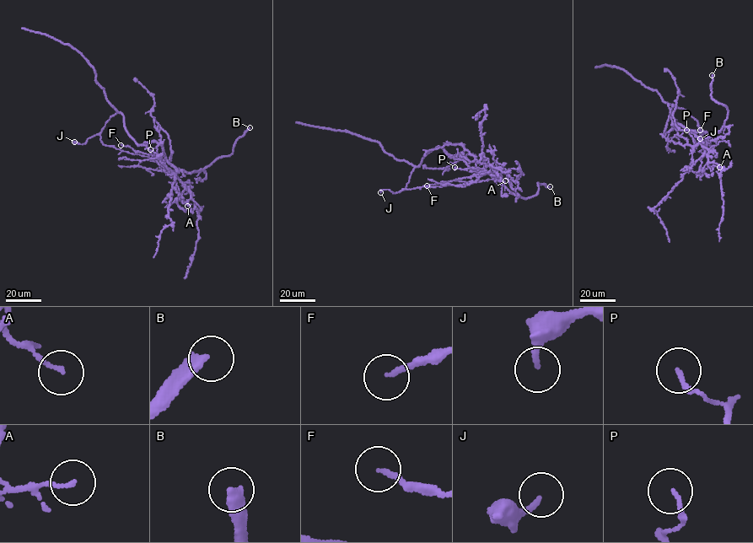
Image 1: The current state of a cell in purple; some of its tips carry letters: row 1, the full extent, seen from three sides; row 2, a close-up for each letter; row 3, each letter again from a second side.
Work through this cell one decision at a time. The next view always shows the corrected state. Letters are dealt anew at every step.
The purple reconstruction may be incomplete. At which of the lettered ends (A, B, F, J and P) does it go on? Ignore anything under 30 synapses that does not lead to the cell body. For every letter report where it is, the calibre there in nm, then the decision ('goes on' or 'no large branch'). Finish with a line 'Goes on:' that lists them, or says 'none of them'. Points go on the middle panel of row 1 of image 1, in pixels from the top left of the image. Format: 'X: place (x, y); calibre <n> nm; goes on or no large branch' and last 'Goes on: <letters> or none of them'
A: place (505, 180); calibre 140 nm; no large branch
B: place (550, 186); calibre 380 nm; goes on
F: place (427, 185); calibre 170 nm; no large branch
J: place (380, 192); calibre 200 nm; goes on
P: place (454, 167); calibre 110 nm; no large branch
Goes on: B, J

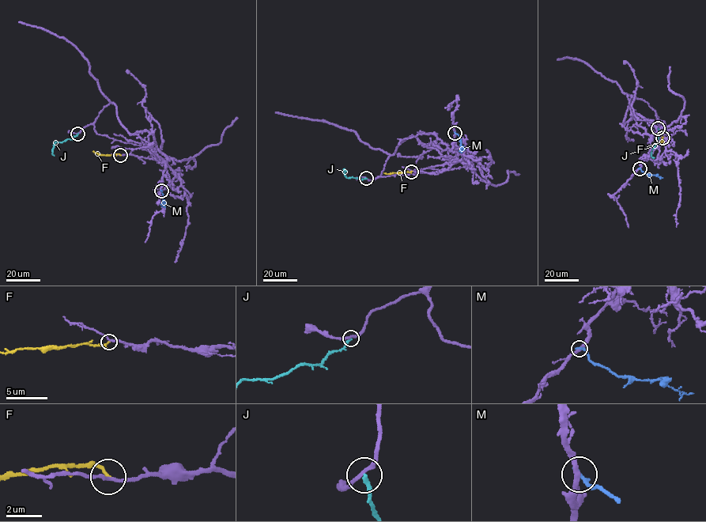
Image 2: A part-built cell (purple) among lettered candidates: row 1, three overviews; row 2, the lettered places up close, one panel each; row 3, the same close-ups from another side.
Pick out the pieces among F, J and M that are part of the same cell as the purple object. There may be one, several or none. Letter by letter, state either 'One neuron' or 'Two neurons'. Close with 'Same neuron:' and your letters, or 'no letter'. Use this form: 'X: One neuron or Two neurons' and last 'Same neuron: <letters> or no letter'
F: One neuron
J: Two neurons
M: Two neurons
Same neuron: F

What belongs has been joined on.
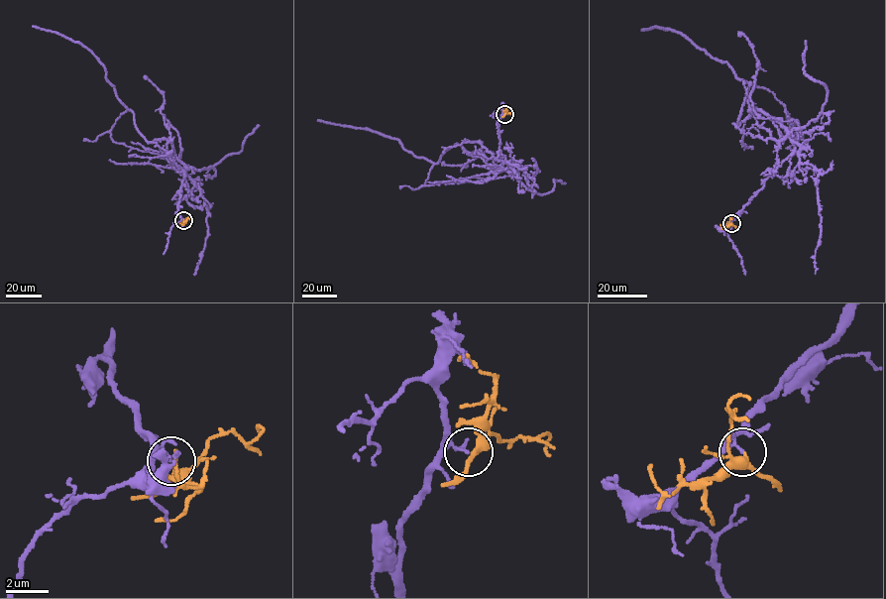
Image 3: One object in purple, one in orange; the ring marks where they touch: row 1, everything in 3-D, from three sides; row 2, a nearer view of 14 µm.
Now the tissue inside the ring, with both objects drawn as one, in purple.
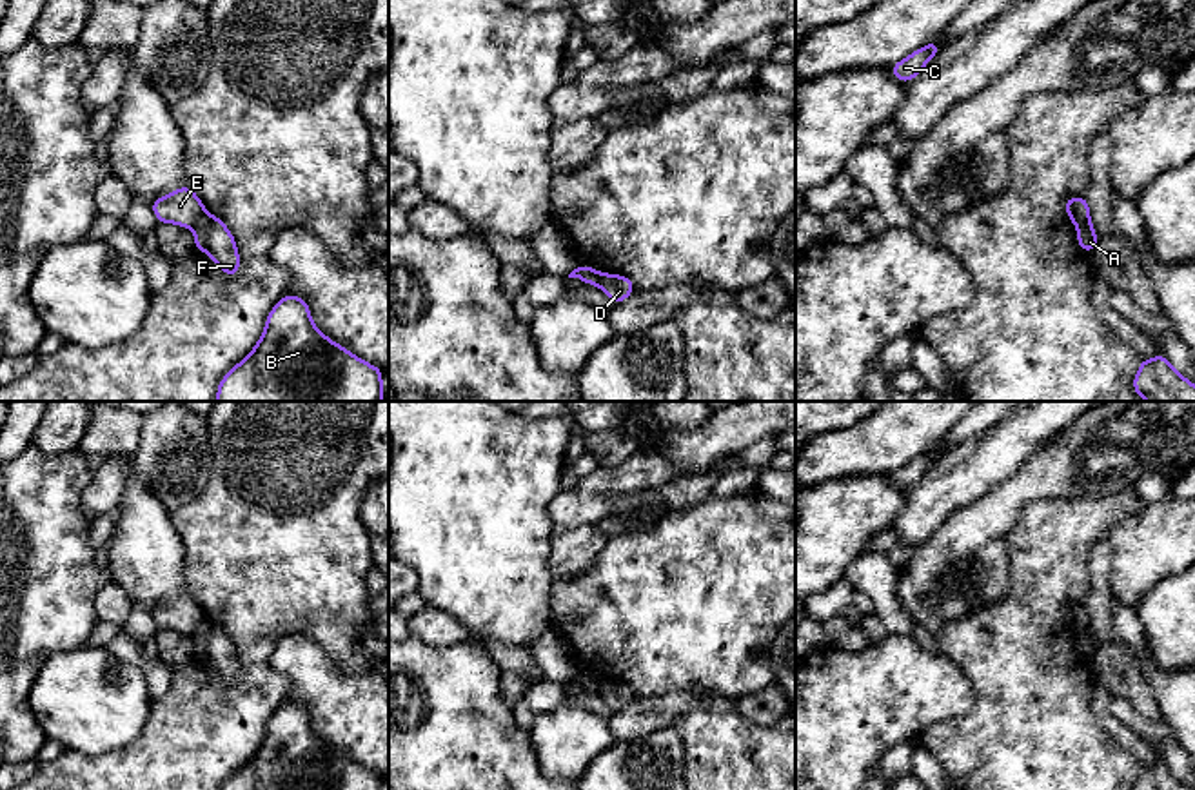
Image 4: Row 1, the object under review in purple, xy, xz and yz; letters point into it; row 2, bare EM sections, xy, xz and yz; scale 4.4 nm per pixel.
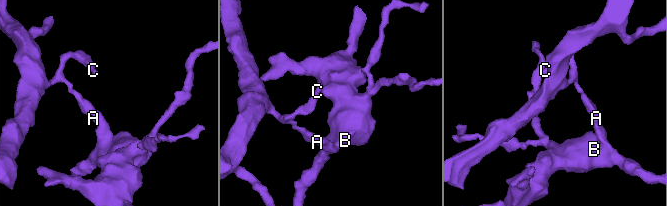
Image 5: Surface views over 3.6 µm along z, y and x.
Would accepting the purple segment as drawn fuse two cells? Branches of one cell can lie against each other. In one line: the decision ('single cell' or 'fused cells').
fused cells

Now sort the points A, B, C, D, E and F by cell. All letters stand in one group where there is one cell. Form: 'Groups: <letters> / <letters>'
Groups: A B D F / C E

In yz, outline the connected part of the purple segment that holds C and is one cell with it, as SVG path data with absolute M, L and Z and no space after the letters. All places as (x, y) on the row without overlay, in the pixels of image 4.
M935 445L924 452L919 454L917 458L914 458L910 463L906 463L904 467L897 469L895 472L890 474L890 479L908 490L910 487L914 487L923 476L924 472L941 458L943 454L935 449Z

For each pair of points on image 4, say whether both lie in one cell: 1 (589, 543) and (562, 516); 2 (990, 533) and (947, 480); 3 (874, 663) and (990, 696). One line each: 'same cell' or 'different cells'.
1: different cells
2: different cells
3: different cells

